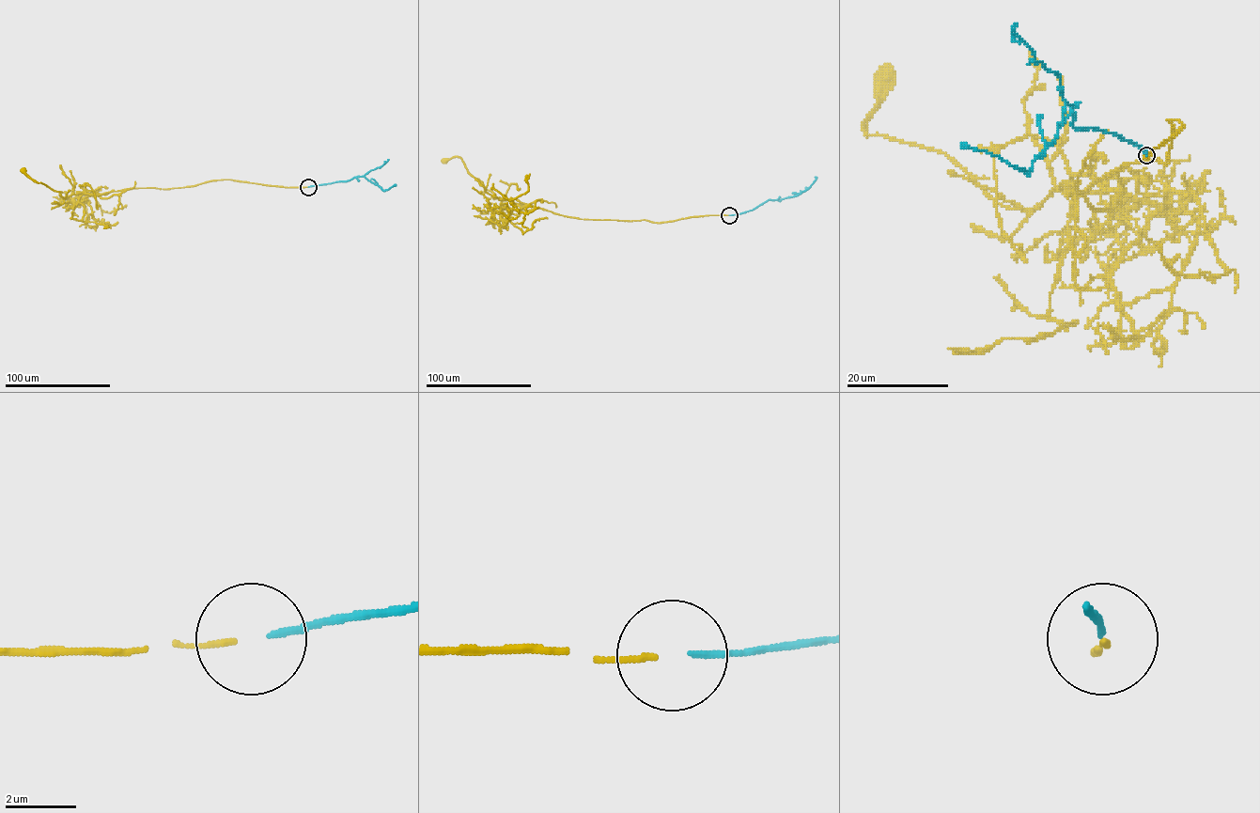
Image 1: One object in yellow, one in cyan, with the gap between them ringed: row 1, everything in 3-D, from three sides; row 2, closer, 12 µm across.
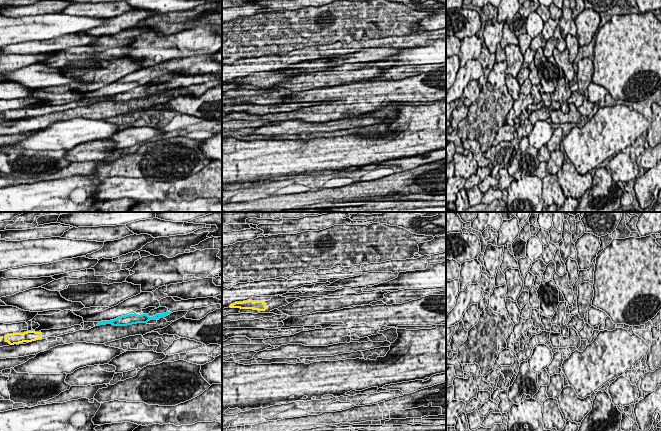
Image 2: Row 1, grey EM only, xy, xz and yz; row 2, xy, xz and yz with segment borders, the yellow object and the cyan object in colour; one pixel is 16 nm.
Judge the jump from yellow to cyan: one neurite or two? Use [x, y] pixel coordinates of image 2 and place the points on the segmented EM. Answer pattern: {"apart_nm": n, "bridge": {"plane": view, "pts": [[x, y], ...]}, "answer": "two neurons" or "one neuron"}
{"apart_nm": 900, "bridge": {"plane": "xy", "pts": [[41, 333], [97, 324]]}, "answer": "one neuron"}

